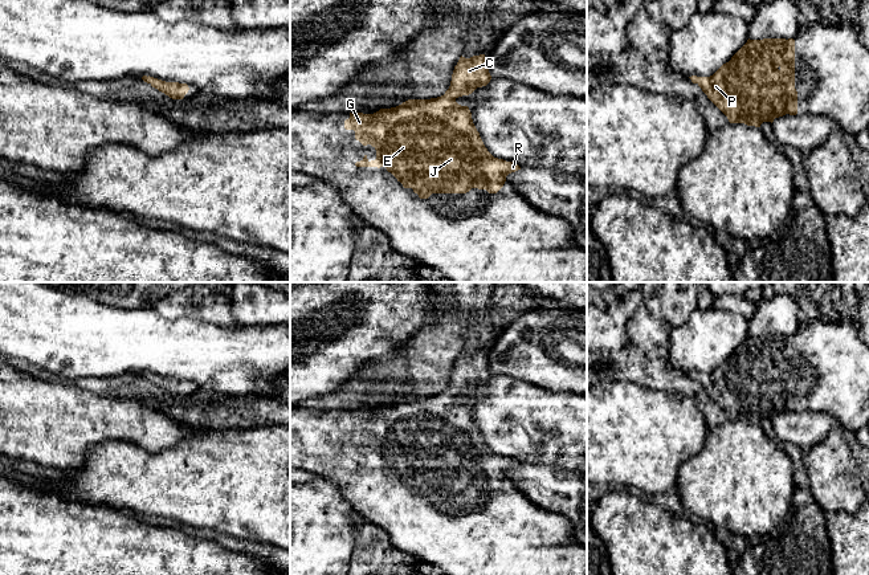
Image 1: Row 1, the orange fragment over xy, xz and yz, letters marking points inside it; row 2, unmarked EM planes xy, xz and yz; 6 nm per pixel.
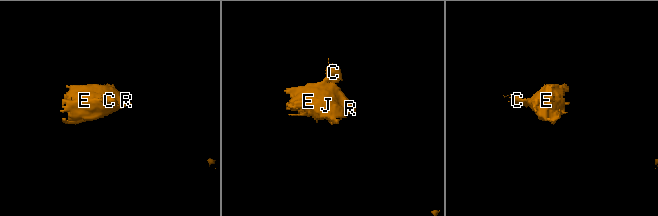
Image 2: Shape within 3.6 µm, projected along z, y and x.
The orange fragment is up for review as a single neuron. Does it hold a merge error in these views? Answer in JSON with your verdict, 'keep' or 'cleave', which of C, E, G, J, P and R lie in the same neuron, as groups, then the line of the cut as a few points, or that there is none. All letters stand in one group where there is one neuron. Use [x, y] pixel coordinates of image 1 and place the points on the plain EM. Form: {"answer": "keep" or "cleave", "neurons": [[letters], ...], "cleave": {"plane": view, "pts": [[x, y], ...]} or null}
{"answer": "keep", "neurons": [["C", "E", "G", "J", "P", "R"]], "cleave": null}

